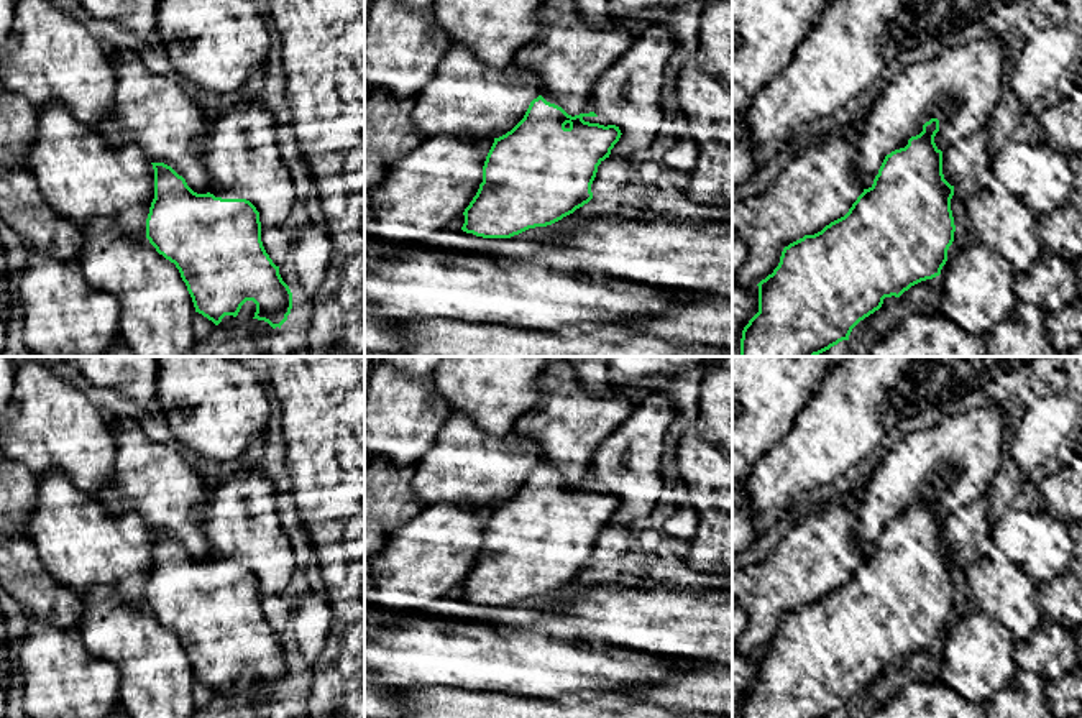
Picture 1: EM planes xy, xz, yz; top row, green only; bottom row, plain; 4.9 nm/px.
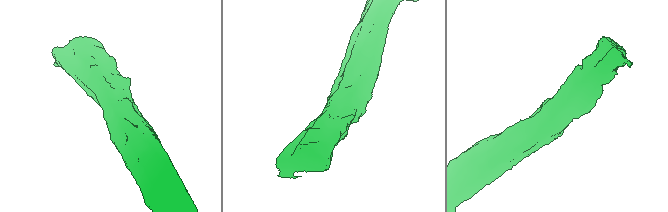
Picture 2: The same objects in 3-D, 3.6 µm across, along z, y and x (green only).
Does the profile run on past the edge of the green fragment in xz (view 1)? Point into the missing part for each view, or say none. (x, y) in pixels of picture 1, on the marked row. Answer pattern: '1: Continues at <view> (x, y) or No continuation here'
1: No continuation here

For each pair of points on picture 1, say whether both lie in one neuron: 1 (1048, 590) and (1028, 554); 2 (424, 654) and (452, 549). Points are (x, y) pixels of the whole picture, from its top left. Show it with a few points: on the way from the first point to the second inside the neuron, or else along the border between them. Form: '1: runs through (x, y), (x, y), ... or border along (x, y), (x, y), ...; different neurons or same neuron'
1: border along (1064, 572), (1043, 584); different neurons
2: border along (447, 593), (435, 598); different neurons

